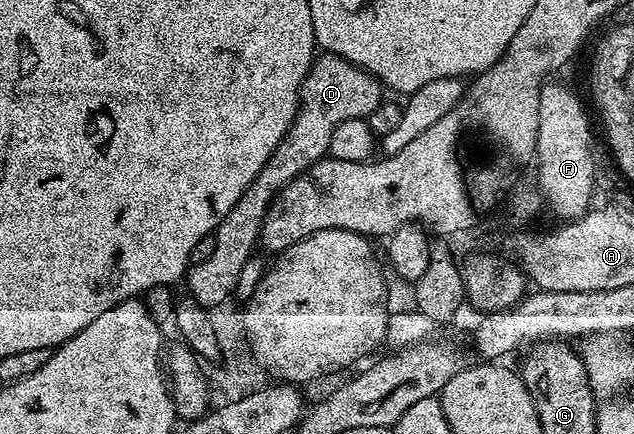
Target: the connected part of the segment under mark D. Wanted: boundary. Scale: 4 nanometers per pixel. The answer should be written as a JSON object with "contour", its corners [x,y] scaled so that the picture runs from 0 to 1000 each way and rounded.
{"contour":[[[511,122],[492,138],[486,175],[473,198],[473,249],[467,253],[451,316],[445,316],[438,343],[426,353],[426,371],[413,380],[407,408],[394,417],[388,445],[375,454],[369,482],[350,500],[338,535],[341,562],[334,590],[317,606],[303,606],[293,627],[295,677],[312,705],[333,712],[358,700],[368,687],[375,657],[375,629],[382,629],[388,601],[405,576],[416,502],[442,438],[519,355],[522,309],[533,288],[552,272],[579,276],[580,265],[596,251],[607,219],[599,184],[539,131]]]}

